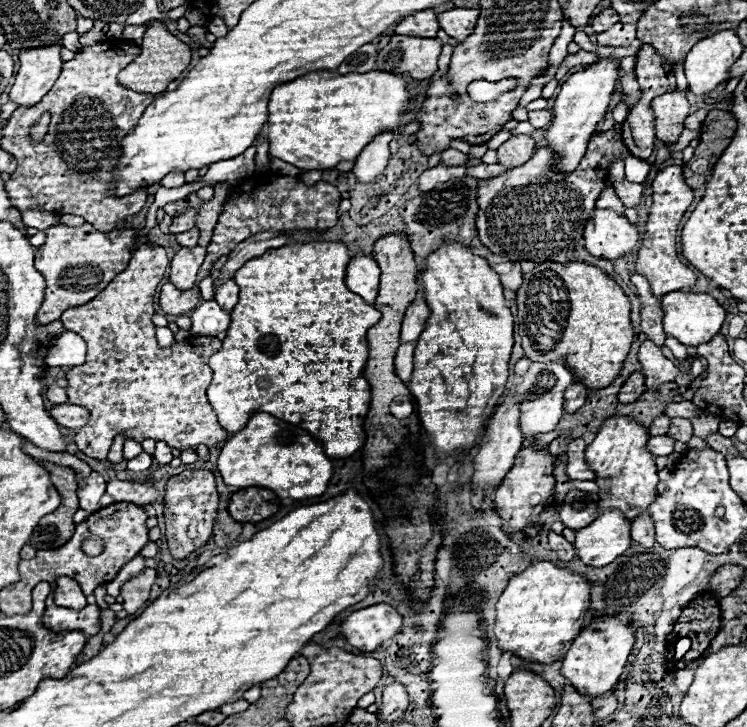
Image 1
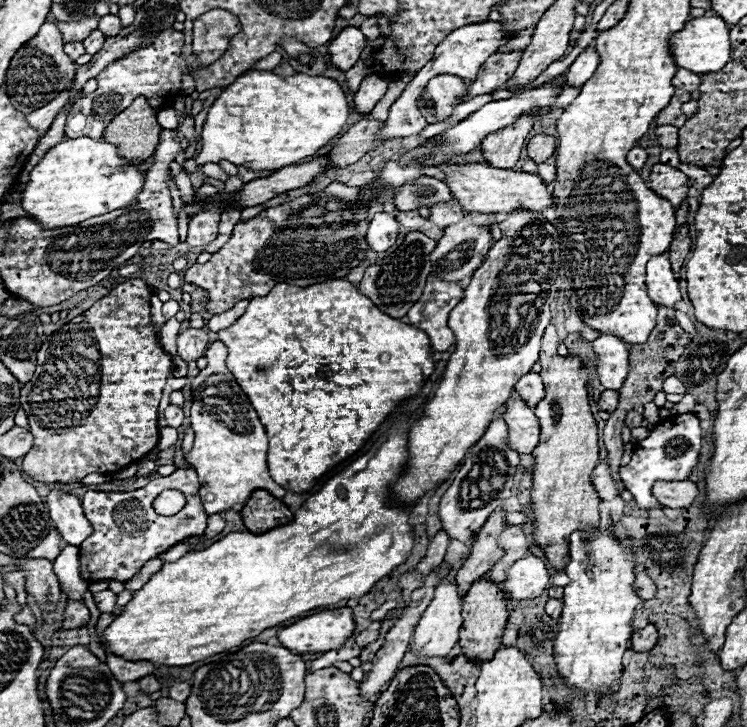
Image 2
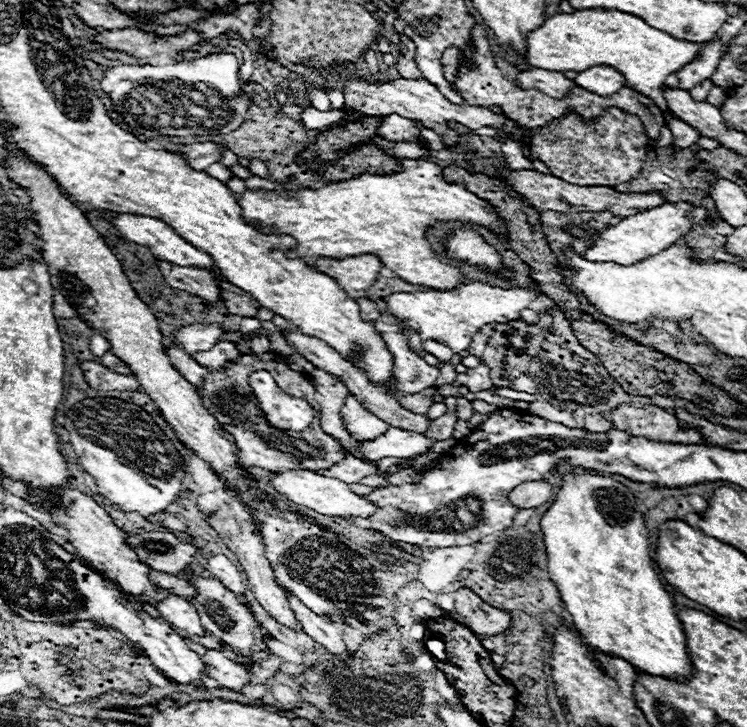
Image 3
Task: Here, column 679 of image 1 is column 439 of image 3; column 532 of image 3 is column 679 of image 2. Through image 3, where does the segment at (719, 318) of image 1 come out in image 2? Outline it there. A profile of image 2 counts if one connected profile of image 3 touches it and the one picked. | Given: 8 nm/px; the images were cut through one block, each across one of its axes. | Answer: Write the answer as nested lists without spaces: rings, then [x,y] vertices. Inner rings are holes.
[[[658,254],[648,260],[646,286],[648,286],[648,296],[652,298],[654,304],[674,306],[678,300],[682,300],[678,290],[678,280],[670,270],[670,262],[666,254]]]

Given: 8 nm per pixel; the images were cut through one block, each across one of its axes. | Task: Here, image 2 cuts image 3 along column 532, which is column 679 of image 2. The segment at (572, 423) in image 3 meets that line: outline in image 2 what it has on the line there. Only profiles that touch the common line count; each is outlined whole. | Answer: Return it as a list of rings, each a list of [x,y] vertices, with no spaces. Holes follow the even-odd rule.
[[[684,394],[684,398],[682,398],[678,404],[674,404],[674,408],[670,410],[670,414],[672,414],[672,416],[686,414],[686,412],[692,412],[692,410],[694,410],[694,406],[696,406],[694,396],[692,396],[692,394]]]

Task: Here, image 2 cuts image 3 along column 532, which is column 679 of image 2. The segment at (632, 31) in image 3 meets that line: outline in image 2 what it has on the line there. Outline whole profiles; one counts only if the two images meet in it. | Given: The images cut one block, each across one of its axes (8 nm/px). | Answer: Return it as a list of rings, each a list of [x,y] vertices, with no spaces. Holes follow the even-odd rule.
[[[700,16],[690,22],[680,32],[670,36],[670,52],[676,60],[678,68],[686,68],[694,74],[718,72],[730,60],[730,40],[728,40],[728,26],[718,16]]]

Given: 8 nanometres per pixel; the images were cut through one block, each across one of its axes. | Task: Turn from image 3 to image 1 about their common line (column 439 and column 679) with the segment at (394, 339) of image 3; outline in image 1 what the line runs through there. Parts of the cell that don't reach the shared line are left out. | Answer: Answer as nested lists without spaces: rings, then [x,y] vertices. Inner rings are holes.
[[[646,340],[640,346],[640,364],[642,364],[642,374],[646,378],[646,386],[648,388],[658,388],[662,384],[674,382],[676,376],[684,374],[672,360],[668,360],[662,352],[660,346],[656,346],[654,342]]]

